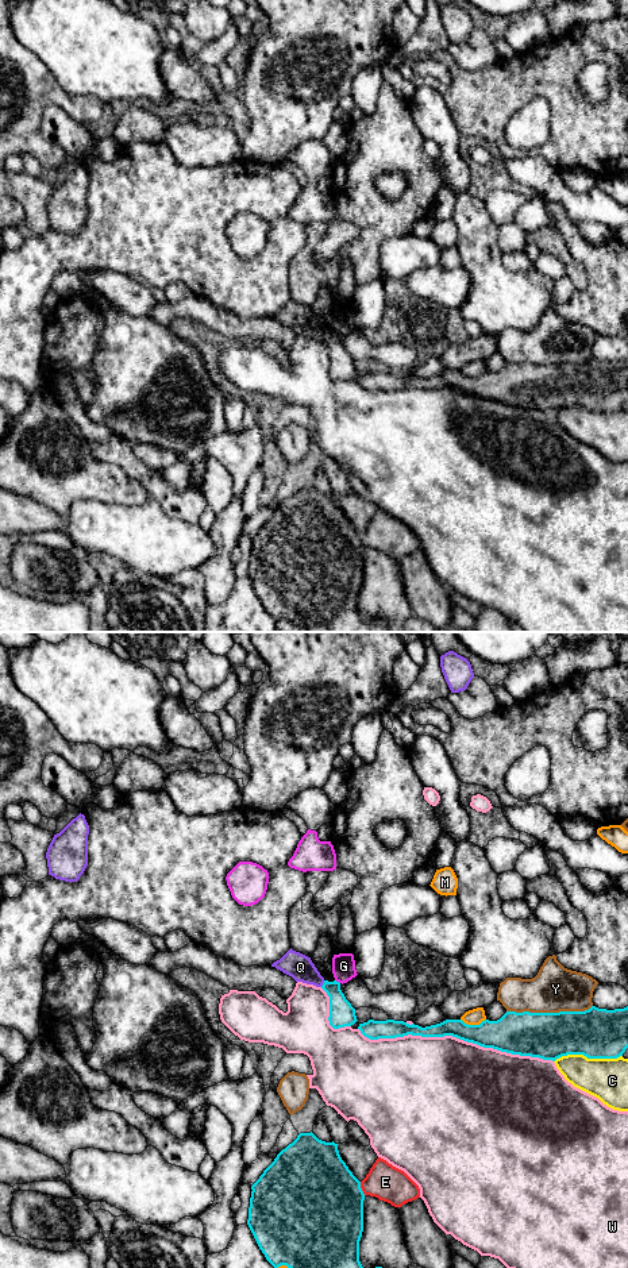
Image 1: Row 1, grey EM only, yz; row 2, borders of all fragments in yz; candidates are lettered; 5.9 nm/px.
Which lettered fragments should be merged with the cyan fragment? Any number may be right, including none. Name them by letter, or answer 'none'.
none

